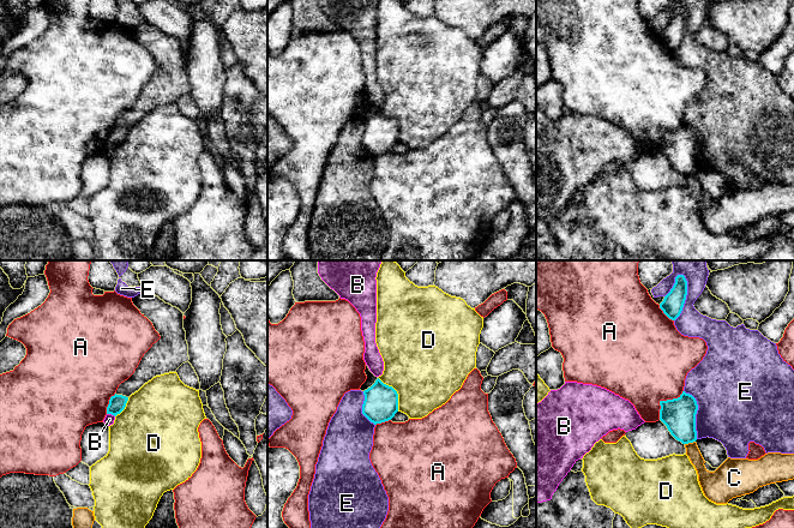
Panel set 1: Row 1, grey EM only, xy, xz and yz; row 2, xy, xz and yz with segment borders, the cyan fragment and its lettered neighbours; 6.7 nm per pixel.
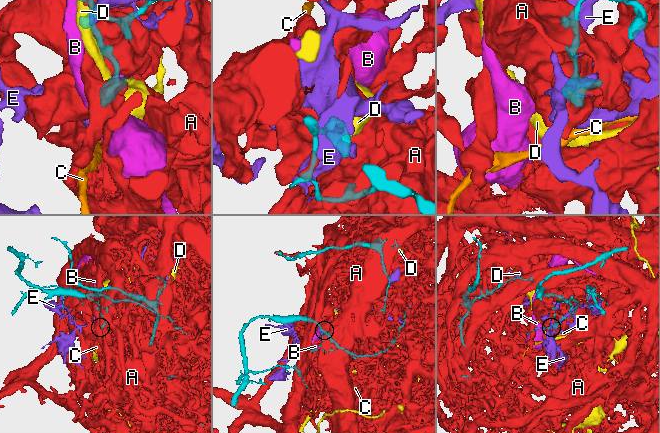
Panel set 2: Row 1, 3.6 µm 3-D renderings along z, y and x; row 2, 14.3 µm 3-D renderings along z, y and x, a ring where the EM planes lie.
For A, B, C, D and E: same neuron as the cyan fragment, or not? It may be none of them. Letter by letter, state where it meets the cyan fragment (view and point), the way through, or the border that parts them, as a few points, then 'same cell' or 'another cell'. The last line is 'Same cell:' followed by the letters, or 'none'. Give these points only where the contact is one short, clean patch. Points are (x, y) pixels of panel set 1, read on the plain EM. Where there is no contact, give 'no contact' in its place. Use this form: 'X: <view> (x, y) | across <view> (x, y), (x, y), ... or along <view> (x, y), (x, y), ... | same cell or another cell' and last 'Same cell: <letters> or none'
A: yz (663, 132) | another cell
B: xy (110, 144) | along xy (107, 144), (114, 148) | another cell
C: yz (690, 173) | along yz (695, 172), (685, 175) | another cell
D: xz (396, 124) | another cell
E: yz (685, 29) | another cell
Same cell: none

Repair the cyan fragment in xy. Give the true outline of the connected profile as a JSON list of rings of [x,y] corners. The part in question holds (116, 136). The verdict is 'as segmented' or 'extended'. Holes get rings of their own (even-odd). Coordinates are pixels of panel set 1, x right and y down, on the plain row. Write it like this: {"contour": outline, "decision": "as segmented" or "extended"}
{"contour": [[[115,125],[109,131],[109,136],[107,138],[107,145],[112,145],[116,148],[125,140],[127,132],[128,132],[128,128]]], "decision": "as segmented"}

